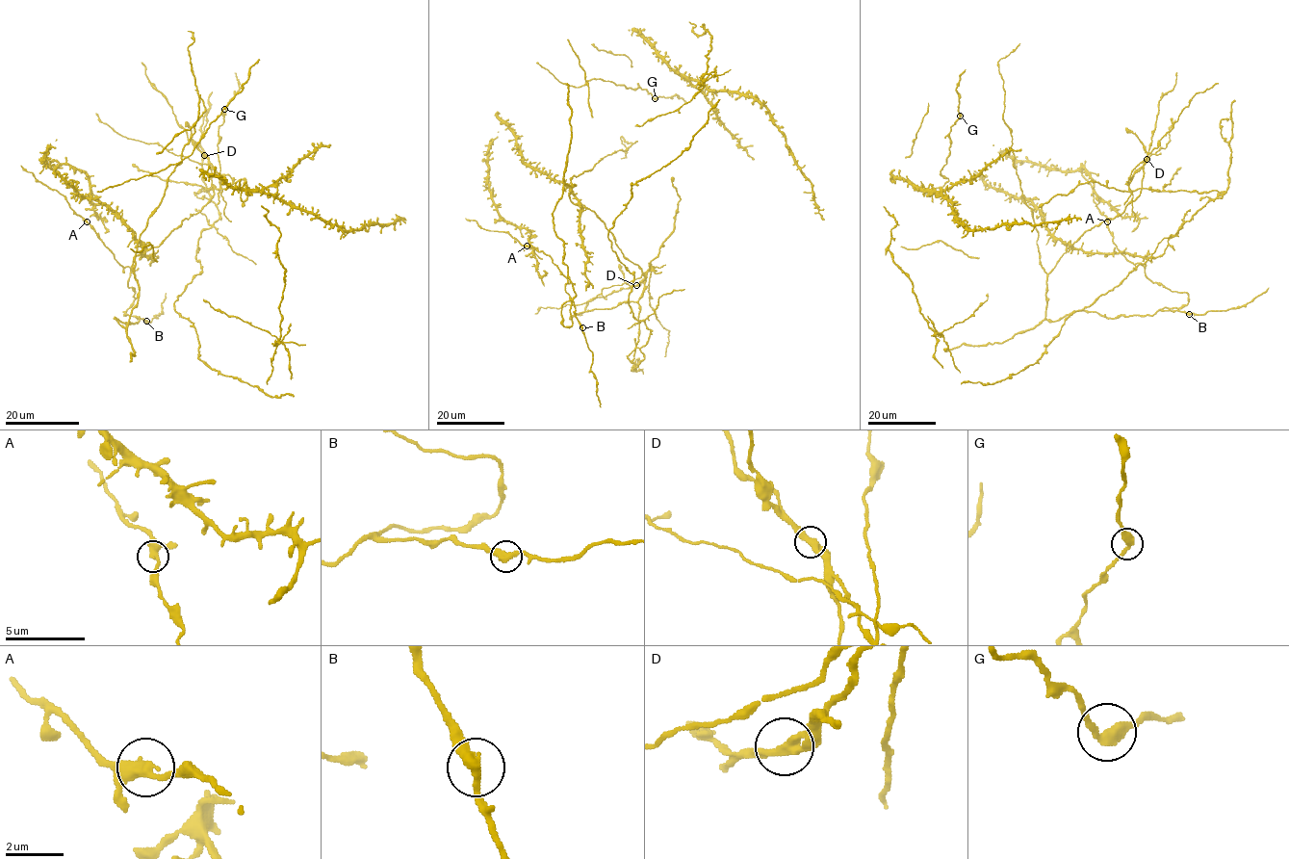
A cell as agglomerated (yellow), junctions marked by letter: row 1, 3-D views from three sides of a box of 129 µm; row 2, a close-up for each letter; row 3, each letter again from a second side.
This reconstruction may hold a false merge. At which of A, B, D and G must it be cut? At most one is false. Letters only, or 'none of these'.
D

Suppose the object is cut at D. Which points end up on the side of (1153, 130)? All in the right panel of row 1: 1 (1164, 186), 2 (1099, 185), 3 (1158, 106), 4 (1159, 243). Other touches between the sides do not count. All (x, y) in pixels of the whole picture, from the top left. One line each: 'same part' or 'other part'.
1: other part
2: other part
3: same part
4: other part

